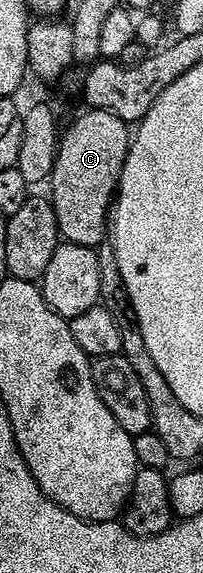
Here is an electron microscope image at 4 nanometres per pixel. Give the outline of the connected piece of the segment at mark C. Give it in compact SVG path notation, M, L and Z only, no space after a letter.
M91 107L83 110L77 121L72 121L61 132L60 147L56 150L54 167L50 178L52 195L50 202L57 219L59 236L64 241L73 241L75 245L99 246L105 240L106 230L110 225L110 210L114 205L116 190L120 183L120 172L128 154L130 140L129 122L123 121L110 111L102 111Z

